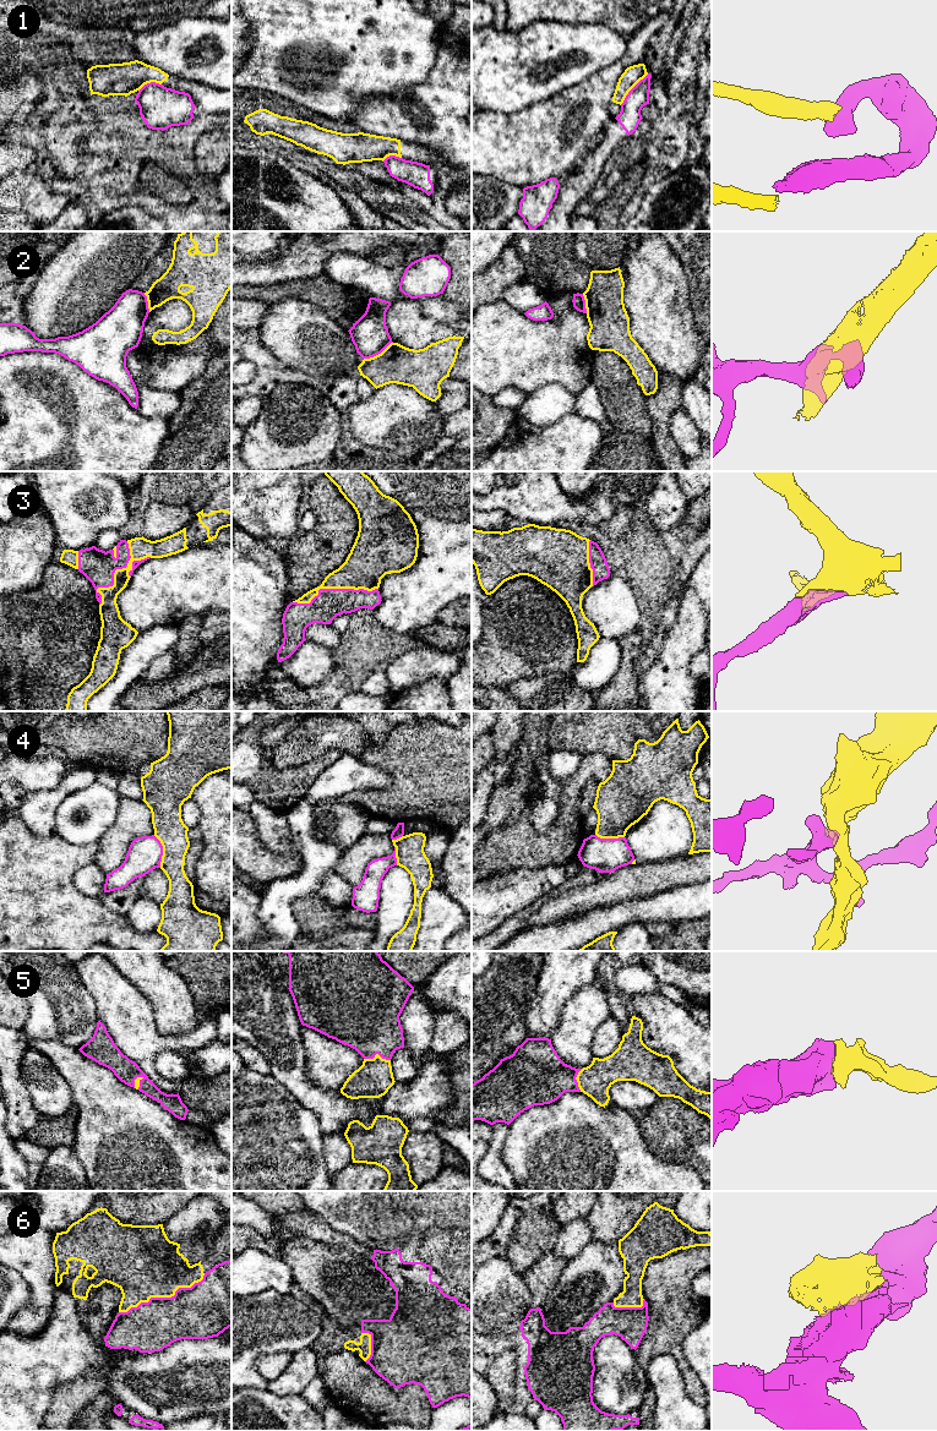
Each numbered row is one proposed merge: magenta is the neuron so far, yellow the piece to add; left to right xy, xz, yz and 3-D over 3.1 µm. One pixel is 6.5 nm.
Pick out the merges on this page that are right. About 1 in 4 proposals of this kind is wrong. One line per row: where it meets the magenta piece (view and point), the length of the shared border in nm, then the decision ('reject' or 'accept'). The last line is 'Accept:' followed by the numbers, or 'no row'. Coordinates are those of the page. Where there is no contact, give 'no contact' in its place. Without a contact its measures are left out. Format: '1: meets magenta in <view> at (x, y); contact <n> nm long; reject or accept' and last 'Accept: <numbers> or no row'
1: meets magenta in yz at (632, 88); contact 280 nm long; reject
2: meets magenta in xz at (377, 354); contact 220 nm long; reject
3: meets magenta in xz at (333, 589); contact 550 nm long; accept
4: meets magenta in xy at (162, 851); contact 220 nm long; reject
5: meets magenta in xz at (377, 1053); contact 180 nm long; accept
6: meets magenta in xy at (163, 1298); contact 600 nm long; reject
Accept: 3, 5

